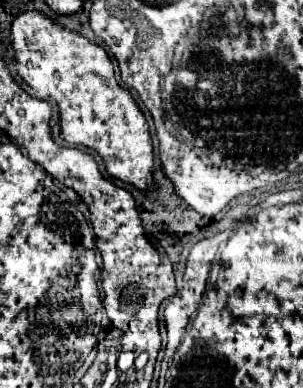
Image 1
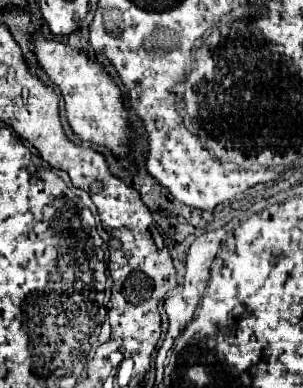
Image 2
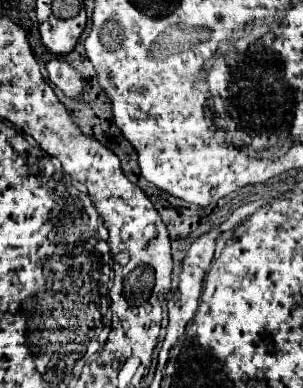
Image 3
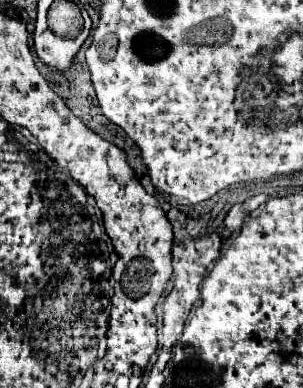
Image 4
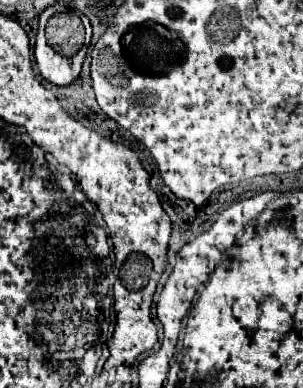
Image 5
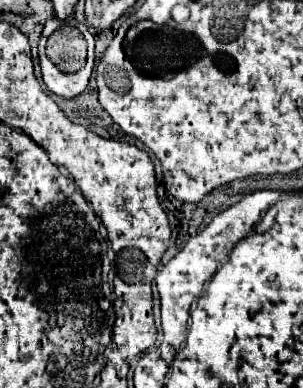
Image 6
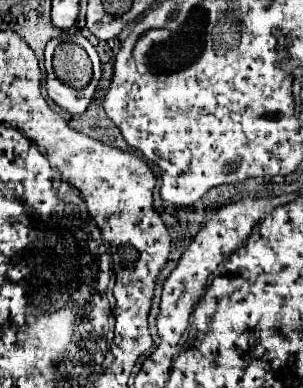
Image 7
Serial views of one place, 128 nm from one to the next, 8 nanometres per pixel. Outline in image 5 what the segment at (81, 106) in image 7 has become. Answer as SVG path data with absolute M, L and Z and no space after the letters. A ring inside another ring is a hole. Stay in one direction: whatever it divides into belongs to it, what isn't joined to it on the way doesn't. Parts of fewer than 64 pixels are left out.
M40 14L40 24L38 24L38 38L36 38L36 48L34 48L34 56L36 56L36 64L40 68L40 74L54 86L68 86L72 84L82 70L82 62L86 56L86 48L82 48L76 56L72 58L64 58L60 54L56 54L44 38L44 16Z

